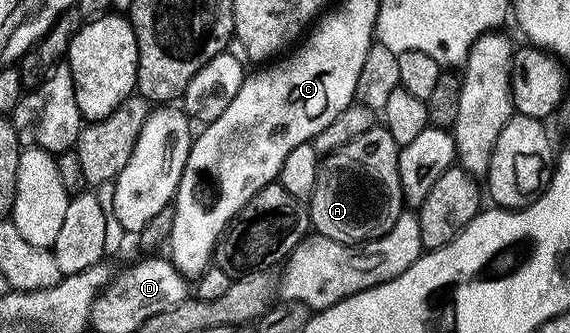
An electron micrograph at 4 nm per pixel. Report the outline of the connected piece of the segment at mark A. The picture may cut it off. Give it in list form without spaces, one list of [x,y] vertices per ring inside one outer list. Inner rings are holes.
[[[377,123],[365,135],[357,135],[353,143],[326,154],[319,162],[317,183],[309,198],[311,229],[346,245],[361,245],[393,231],[393,223],[405,211],[399,151],[393,135]]]

